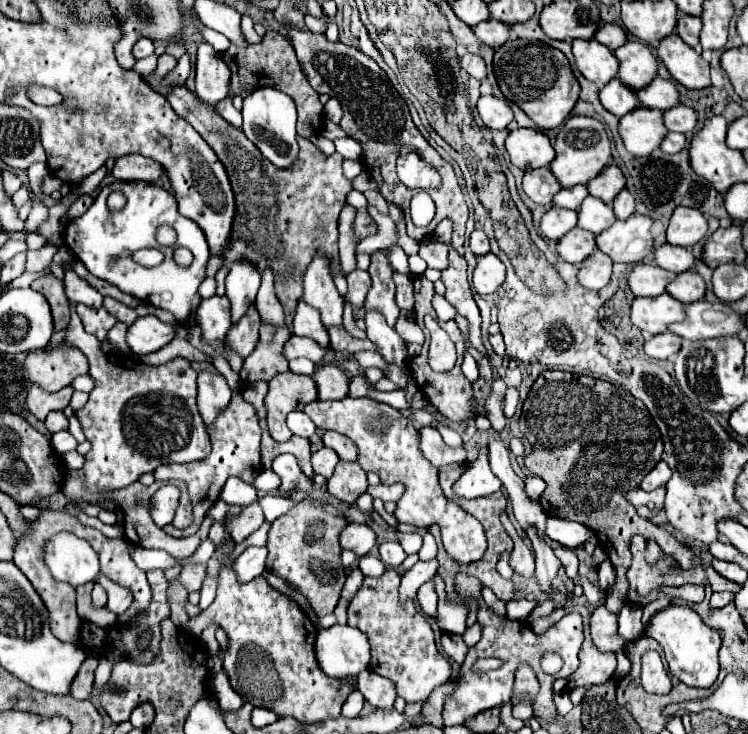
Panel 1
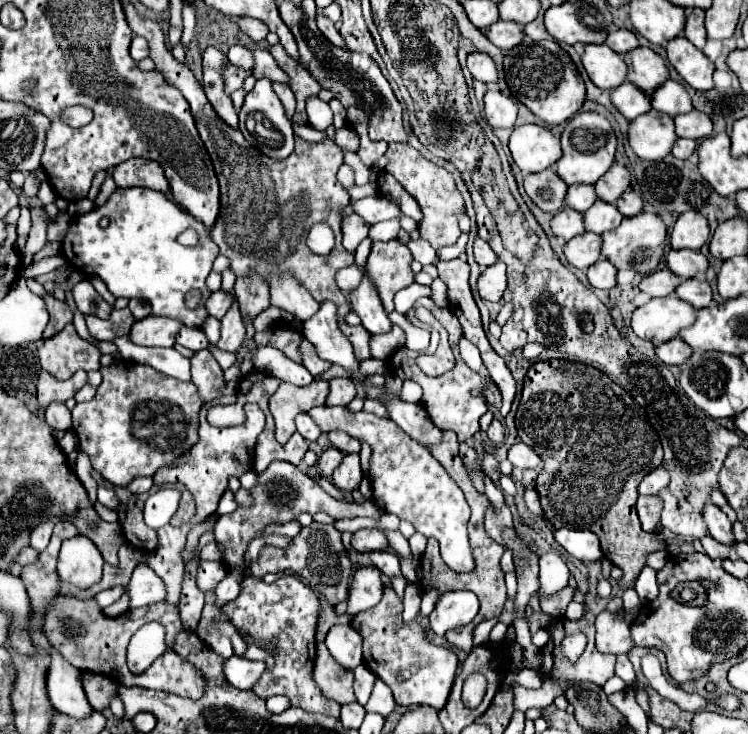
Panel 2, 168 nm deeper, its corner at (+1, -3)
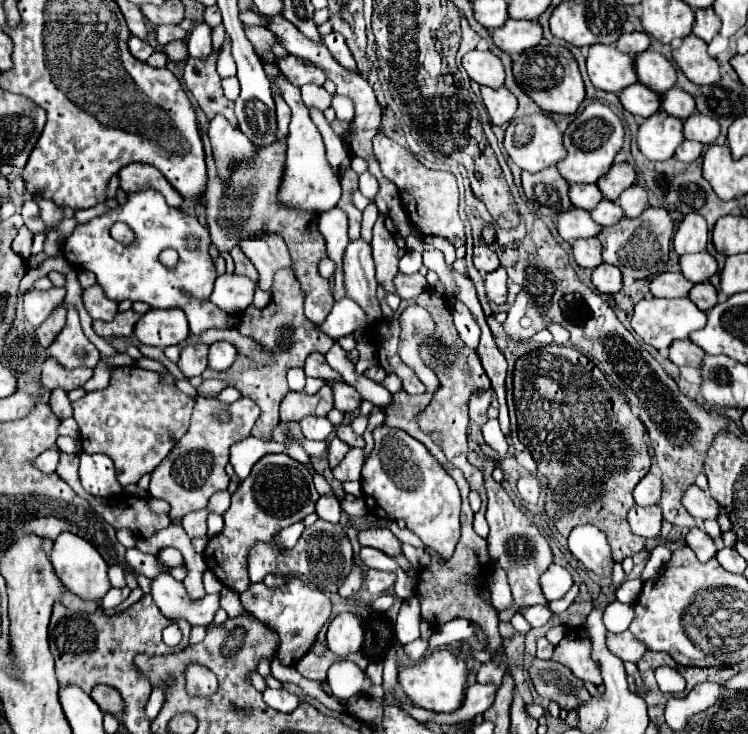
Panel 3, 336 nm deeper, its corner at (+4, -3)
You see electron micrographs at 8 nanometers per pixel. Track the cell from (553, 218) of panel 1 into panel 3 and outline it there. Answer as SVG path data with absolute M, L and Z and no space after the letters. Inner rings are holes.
M570 209L558 217L558 233L564 241L574 243L576 239L596 237L602 231L602 225L594 223L588 211L584 209Z

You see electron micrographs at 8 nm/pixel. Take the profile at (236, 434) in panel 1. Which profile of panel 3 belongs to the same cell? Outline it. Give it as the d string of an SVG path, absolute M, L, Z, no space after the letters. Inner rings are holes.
M206 397L196 399L188 433L174 445L170 455L166 455L166 459L152 471L150 479L150 493L172 505L170 511L172 519L180 519L190 511L206 509L208 499L216 491L228 487L230 477L226 475L224 467L228 463L230 445L246 439L256 419L258 419L258 405L252 399L242 397L230 405L220 403L218 399L206 399ZM216 409L226 411L228 421L220 421L216 417Z

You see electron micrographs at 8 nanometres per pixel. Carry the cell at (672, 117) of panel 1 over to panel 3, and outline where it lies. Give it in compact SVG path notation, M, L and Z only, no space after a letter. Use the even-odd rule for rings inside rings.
M696 113L690 119L684 119L684 137L692 141L700 141L704 145L714 145L720 137L720 125L714 117Z

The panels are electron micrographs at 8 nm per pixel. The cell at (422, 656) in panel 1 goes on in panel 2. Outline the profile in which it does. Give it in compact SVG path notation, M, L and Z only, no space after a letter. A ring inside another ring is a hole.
M385 585L383 599L373 609L361 611L353 617L351 625L363 635L363 665L391 687L397 705L431 705L441 709L457 675L457 655L451 649L431 643L427 631L417 619L403 621L401 611L403 603L399 595L391 585Z

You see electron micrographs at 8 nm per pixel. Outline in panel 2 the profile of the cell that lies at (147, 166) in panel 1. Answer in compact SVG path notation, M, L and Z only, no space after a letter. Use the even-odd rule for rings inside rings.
M129 159L113 169L113 179L117 187L147 187L155 191L167 191L169 183L163 175L163 167L149 159Z

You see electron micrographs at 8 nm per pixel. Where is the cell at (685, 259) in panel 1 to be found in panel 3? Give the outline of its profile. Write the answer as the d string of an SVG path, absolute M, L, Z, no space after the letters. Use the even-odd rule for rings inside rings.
M694 253L694 255L682 255L680 257L682 273L692 283L704 283L710 281L712 275L718 273L718 263L710 253Z

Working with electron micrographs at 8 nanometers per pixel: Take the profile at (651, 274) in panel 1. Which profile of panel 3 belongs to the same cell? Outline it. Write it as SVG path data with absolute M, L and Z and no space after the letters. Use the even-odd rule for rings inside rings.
M672 271L672 273L660 273L652 283L650 283L650 291L654 297L664 297L664 299L672 299L672 297L688 297L690 289L694 285L682 275L682 271Z

